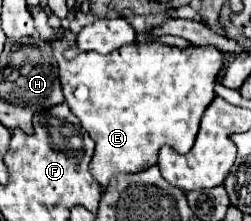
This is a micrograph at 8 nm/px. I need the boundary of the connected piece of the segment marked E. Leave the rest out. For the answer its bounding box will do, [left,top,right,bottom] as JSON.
[52,29,224,189]

